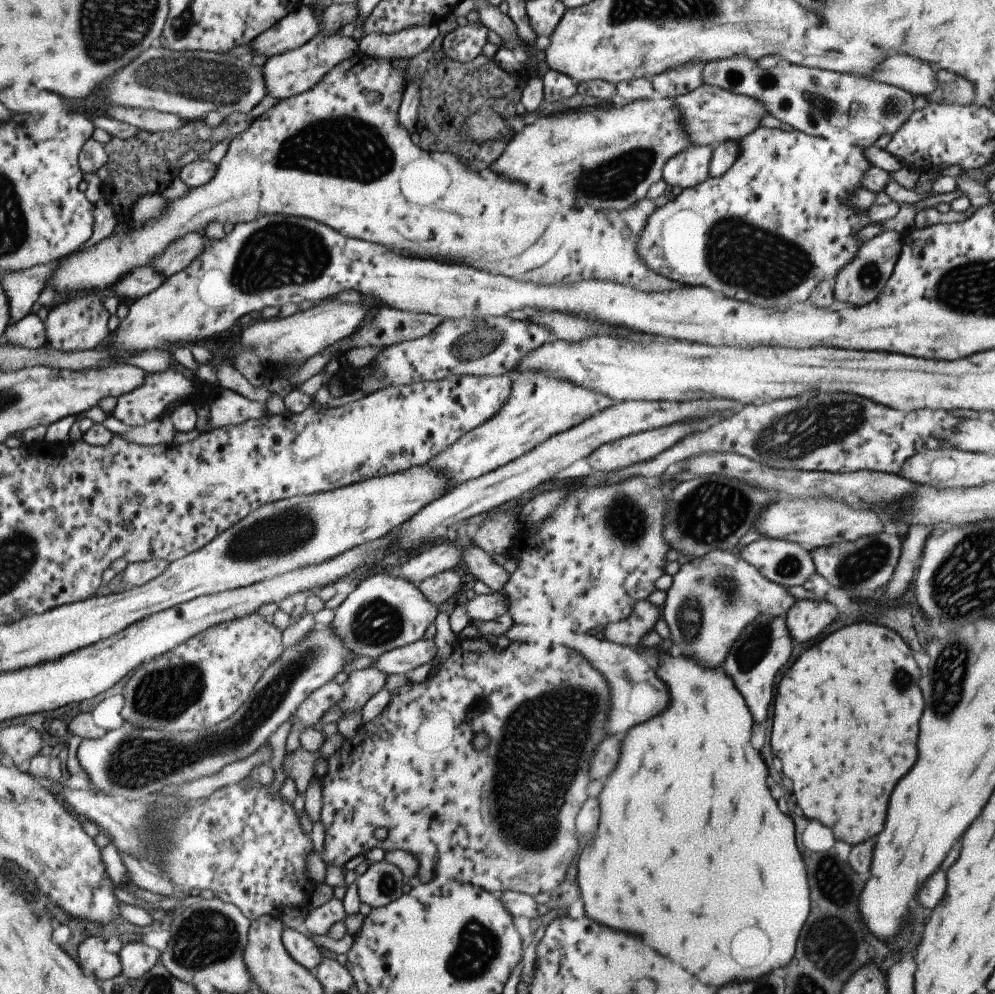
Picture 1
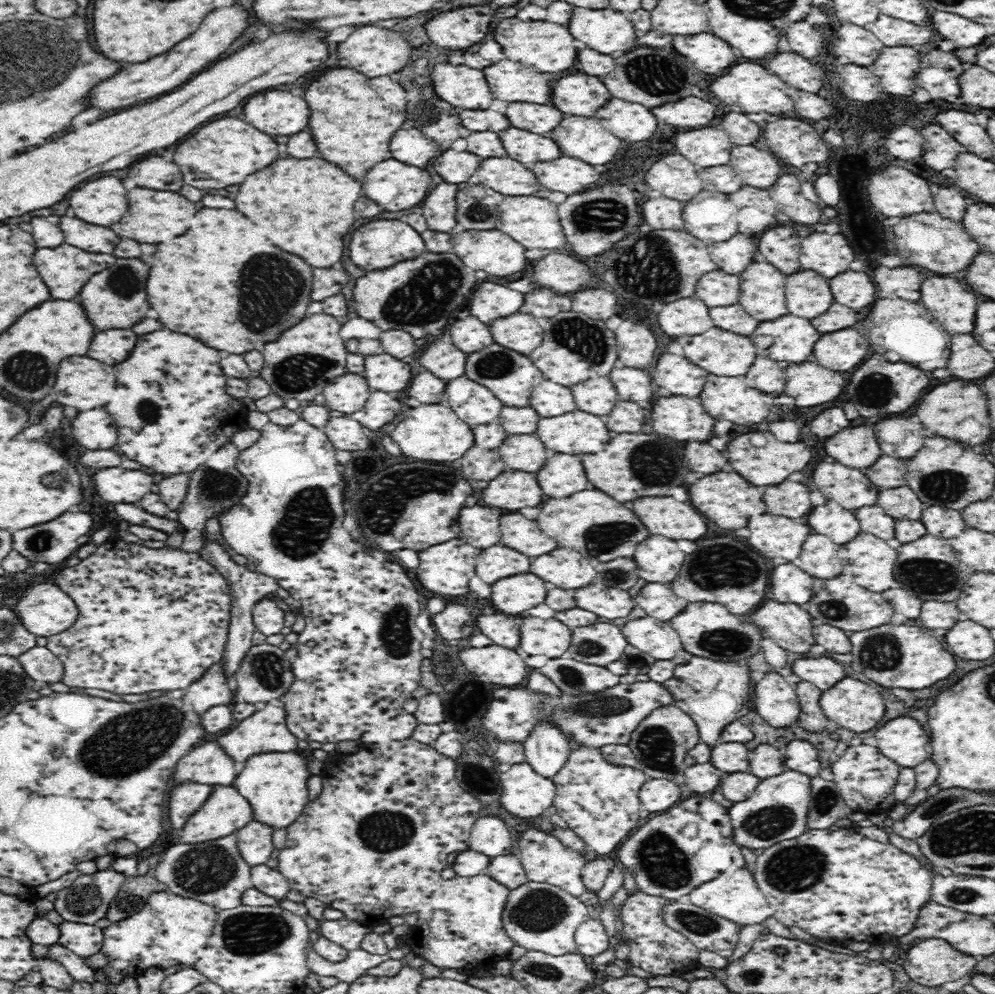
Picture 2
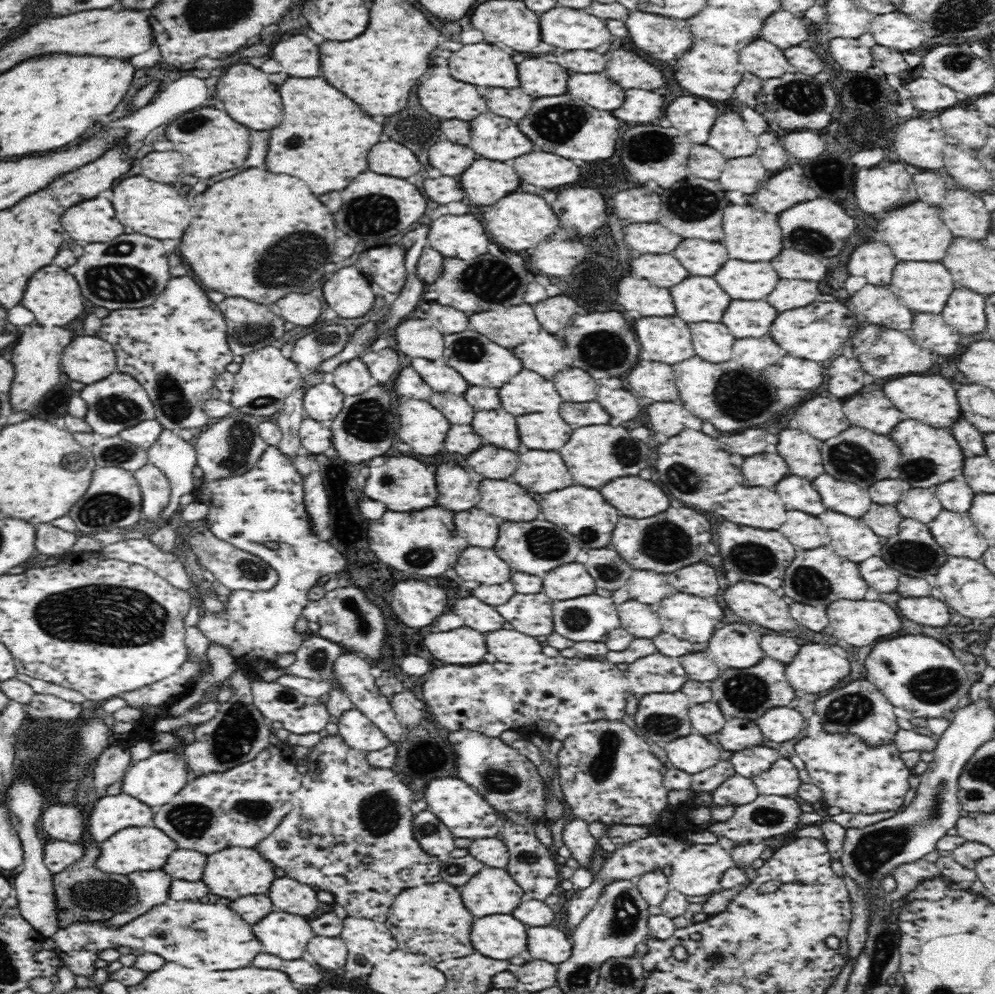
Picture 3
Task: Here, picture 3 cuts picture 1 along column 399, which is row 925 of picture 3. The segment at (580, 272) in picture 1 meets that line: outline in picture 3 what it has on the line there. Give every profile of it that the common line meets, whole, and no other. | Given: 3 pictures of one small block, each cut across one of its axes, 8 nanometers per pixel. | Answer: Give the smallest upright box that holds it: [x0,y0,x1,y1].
[51,900,262,976]

